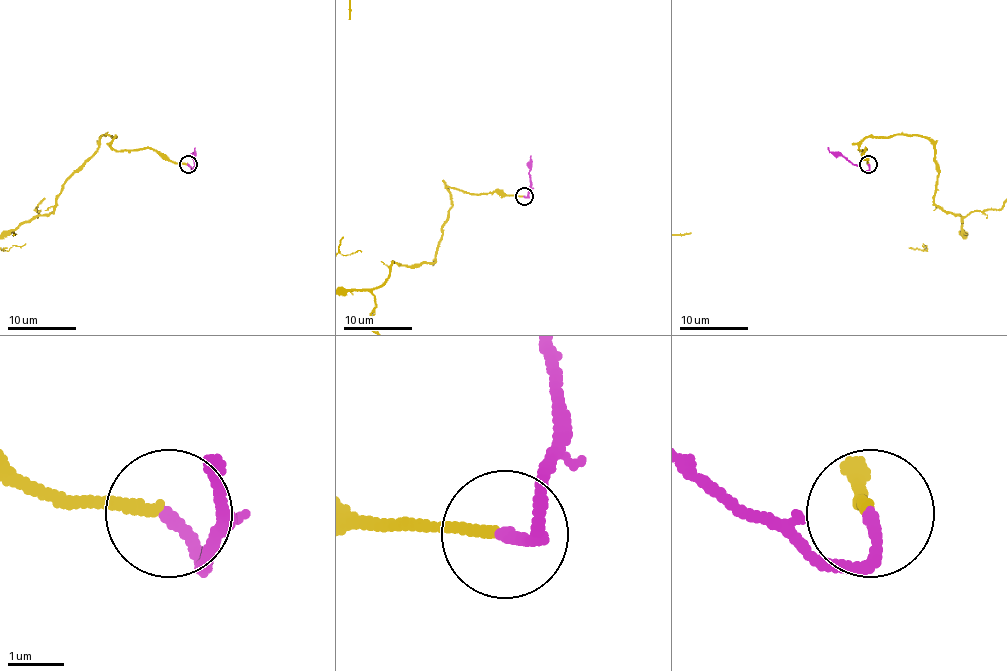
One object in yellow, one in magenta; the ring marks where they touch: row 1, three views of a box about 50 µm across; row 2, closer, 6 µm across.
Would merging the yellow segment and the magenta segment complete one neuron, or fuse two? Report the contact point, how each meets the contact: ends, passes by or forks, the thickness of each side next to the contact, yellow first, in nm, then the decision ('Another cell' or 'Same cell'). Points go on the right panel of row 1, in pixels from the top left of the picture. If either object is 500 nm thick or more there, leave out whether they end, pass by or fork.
Place: (868, 164). At the ring yellow ends. At the ring magenta ends. Thickness 200 nm (yellow) against 200 nm. Same cell

